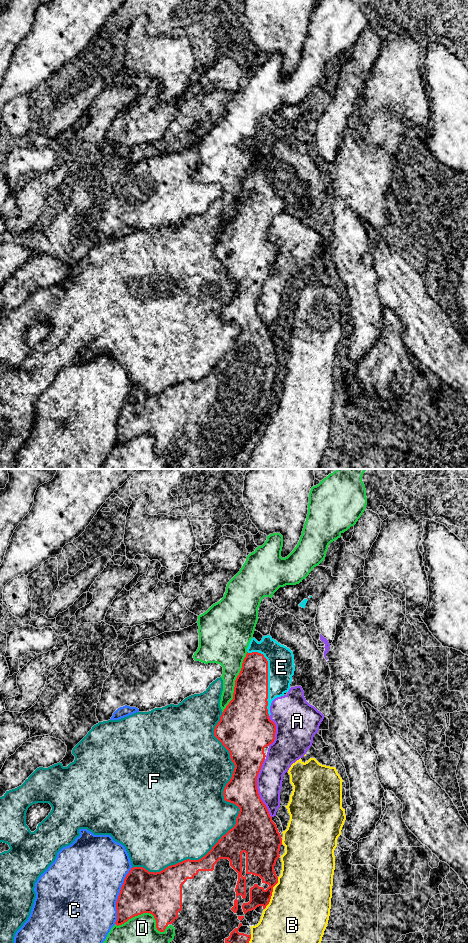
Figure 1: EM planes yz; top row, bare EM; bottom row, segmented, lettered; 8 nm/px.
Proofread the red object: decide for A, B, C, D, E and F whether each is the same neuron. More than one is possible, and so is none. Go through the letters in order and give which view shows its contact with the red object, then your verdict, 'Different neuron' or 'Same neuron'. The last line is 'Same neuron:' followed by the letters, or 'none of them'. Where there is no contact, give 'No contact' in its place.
A: Touches red in yz. Different neuron
B: Touches red in yz. Different neuron
C: Touches red in yz. Different neuron
D: Touches red in yz. Different neuron
E: Touches red in yz. Same neuron
F: Touches red in yz. Different neuron
Same neuron: E

